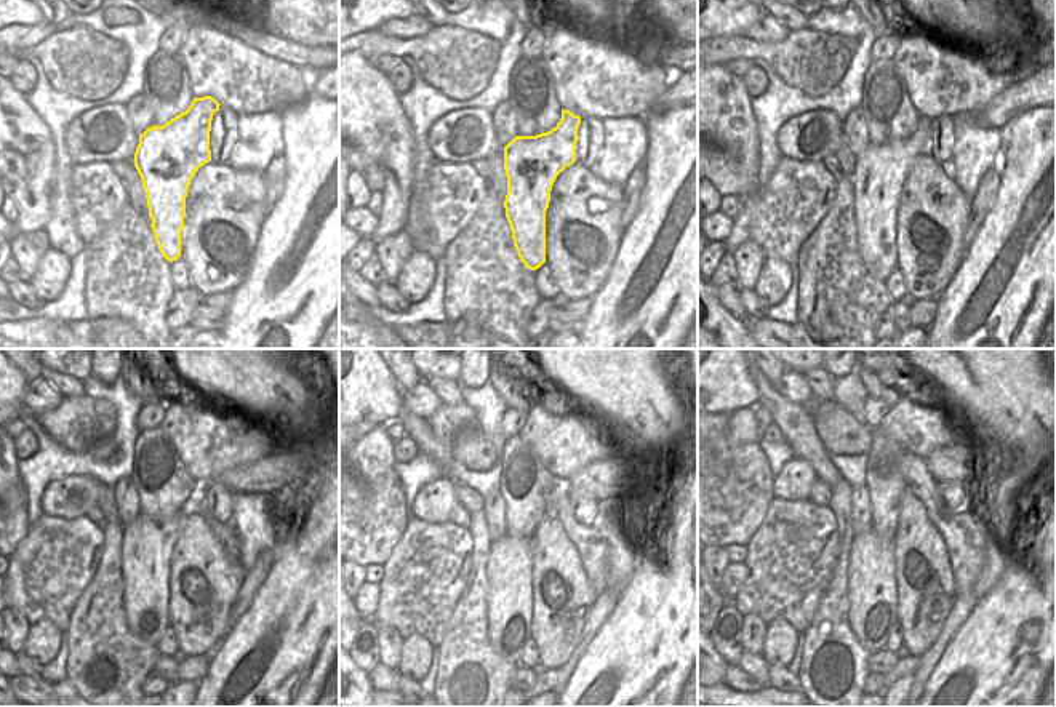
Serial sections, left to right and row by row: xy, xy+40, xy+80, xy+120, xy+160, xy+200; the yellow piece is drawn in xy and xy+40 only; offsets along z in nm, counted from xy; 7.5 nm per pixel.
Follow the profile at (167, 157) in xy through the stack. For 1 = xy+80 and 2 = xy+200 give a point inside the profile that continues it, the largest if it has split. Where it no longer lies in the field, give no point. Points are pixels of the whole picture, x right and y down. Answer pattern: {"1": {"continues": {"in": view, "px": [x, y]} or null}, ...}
{"1": {"continues": {"in": "xy+80", "px": [888, 165]}}, "2": {"continues": {"in": "xy+200", "px": [887, 581]}}}

